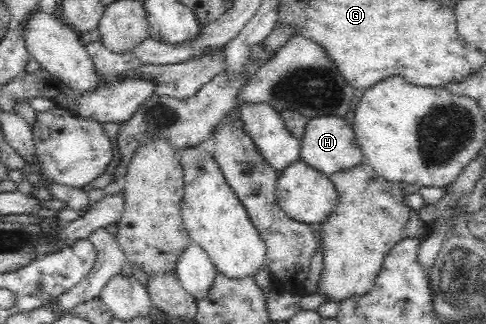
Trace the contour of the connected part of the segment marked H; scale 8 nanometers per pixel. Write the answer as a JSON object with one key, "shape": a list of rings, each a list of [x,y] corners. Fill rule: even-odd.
{"shape":[[[317,116],[307,120],[303,136],[299,139],[299,160],[310,164],[318,171],[323,172],[328,178],[359,163],[363,162],[363,153],[358,145],[353,130],[344,117],[340,116]]]}

